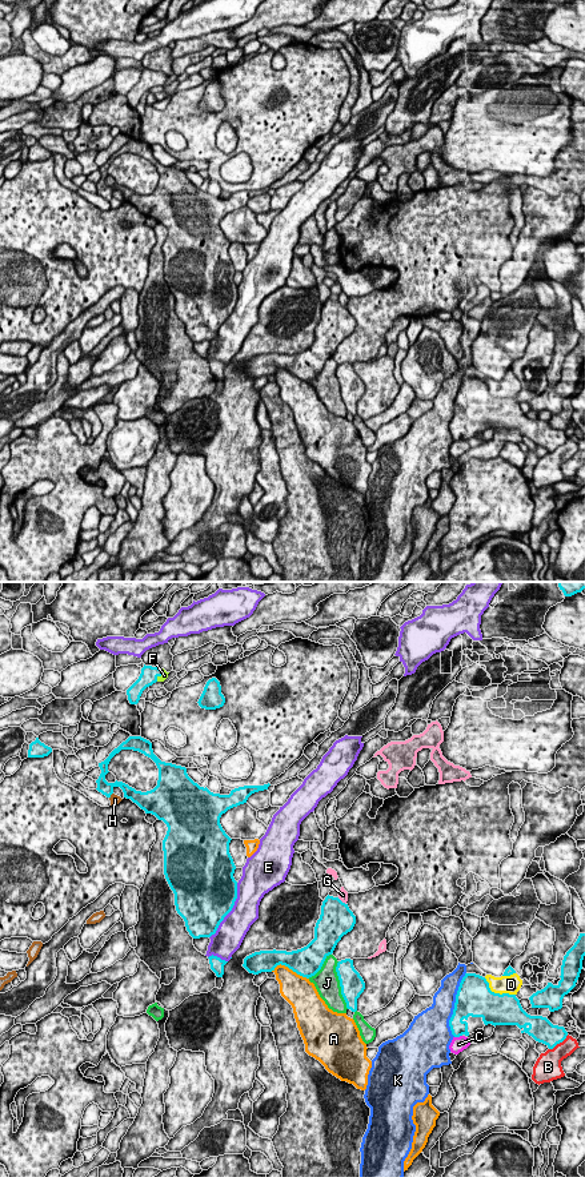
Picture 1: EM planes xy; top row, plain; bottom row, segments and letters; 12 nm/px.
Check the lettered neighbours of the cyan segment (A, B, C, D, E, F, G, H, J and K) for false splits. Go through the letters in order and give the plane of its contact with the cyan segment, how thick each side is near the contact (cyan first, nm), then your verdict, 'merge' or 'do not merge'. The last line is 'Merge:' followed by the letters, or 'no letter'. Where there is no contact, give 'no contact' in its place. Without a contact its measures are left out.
A: xy | 360/340 nm | do not merge
B: xy | 280/260 nm | do not merge
C: xy | 190/180 nm | merge
D: xy | 400/220 nm | merge
E: xy | 500/340 nm | do not merge
F: xy | 200/70 nm | merge
G: xy | 400/130 nm | do not merge
H: xy | 160/120 nm | do not merge
J: xy | 280/300 nm | do not merge
K: xy | 420/280 nm | do not merge
Merge: C, D, F

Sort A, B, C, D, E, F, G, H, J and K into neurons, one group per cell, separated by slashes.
A / B / C D F / E / G / H / J K

